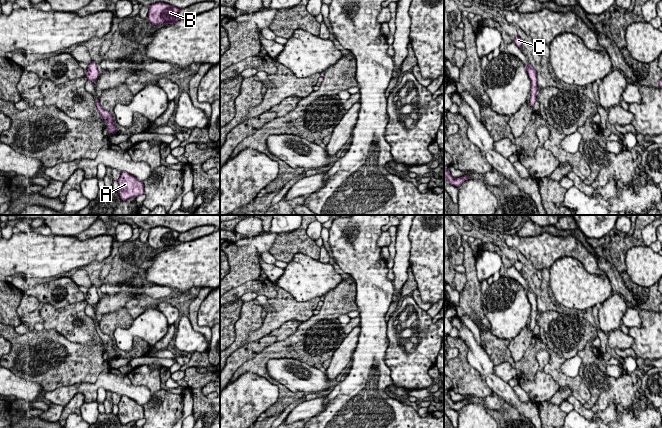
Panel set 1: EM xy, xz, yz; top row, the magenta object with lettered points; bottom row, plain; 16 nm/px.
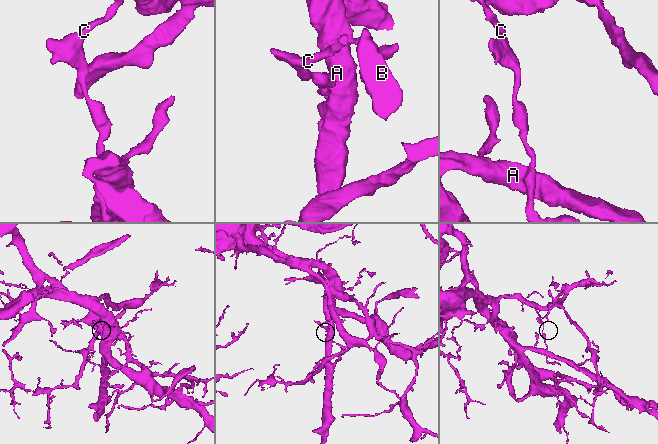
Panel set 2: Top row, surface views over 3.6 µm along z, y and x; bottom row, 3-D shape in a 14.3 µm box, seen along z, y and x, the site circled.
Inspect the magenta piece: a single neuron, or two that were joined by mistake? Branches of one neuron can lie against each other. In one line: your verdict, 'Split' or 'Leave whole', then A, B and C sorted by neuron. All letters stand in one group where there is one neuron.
Split. Groups: A / B C

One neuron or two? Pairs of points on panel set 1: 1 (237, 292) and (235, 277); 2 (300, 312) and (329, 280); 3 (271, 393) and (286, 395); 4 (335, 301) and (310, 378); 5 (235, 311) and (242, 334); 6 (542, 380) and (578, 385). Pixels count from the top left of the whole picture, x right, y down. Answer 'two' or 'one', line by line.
1: two
2: two
3: two
4: two
5: two
6: two

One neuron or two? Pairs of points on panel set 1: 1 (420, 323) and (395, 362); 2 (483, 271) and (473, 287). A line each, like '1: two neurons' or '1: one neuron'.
1: one neuron
2: two neurons

